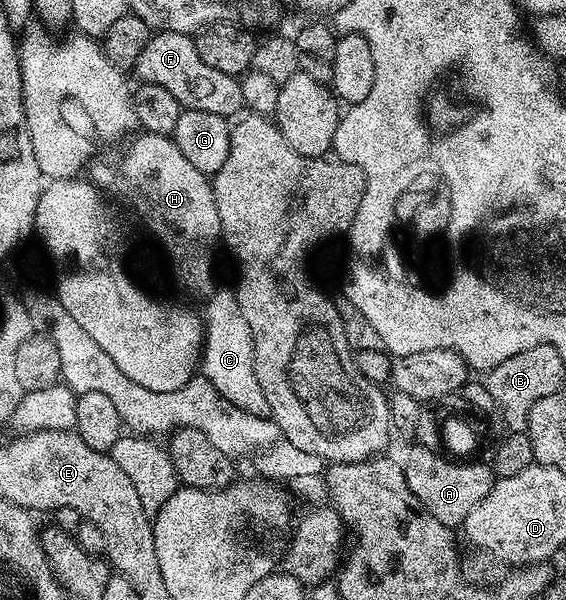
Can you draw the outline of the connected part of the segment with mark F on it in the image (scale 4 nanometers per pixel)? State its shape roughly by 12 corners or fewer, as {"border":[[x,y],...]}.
{"border":[[156,32],[135,61],[144,86],[231,119],[240,82],[202,61],[195,37]]}

